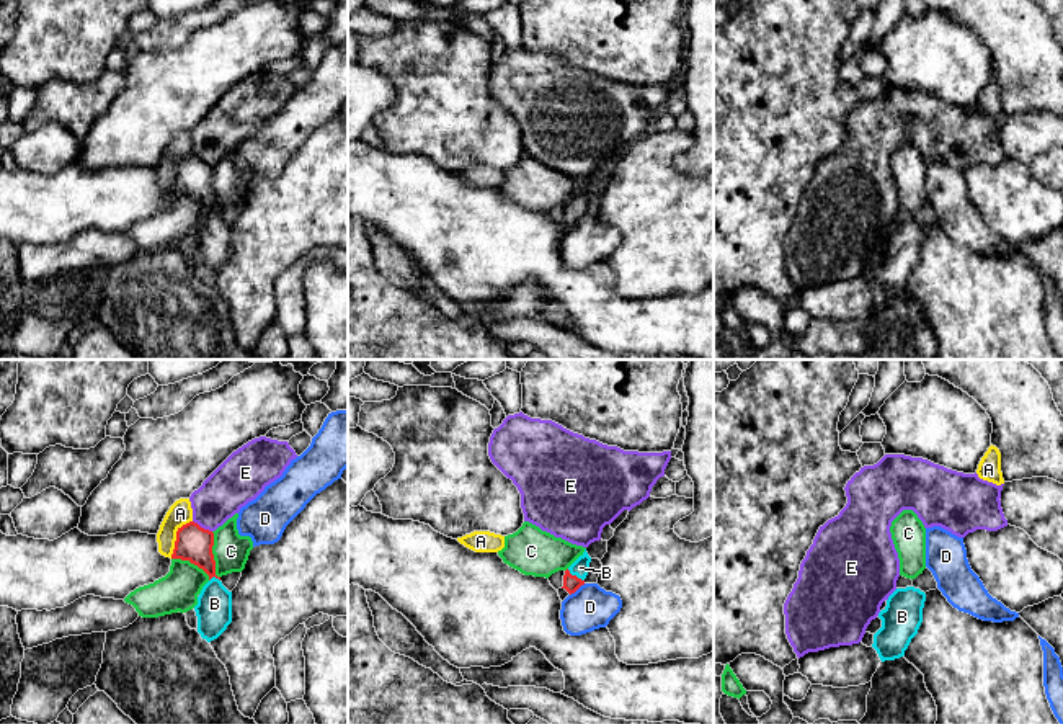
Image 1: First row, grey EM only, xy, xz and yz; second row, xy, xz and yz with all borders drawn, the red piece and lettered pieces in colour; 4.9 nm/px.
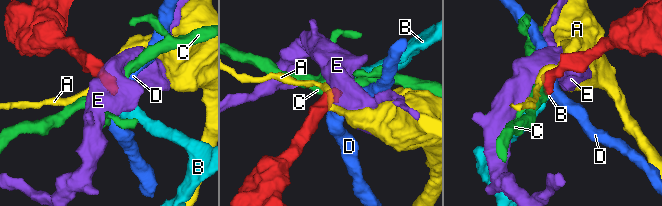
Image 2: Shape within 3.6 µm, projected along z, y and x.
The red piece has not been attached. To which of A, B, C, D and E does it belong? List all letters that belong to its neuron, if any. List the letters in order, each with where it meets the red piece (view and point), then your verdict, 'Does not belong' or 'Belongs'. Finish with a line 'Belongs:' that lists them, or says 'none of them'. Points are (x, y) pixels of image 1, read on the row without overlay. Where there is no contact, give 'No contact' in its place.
A: Touches red at xy (177, 172). Does not belong
B: Touches red at xz (575, 210). Belongs
C: Touches red at xy (213, 188). Does not belong
D: Touches red at xz (577, 223). Does not belong
E: Touches red at xy (203, 162). Does not belong
Belongs: B

